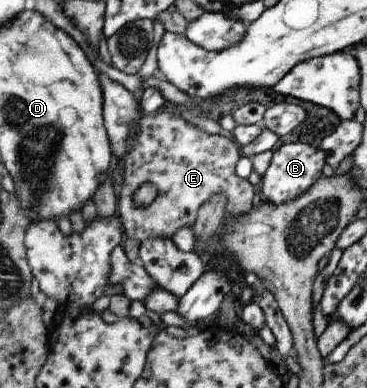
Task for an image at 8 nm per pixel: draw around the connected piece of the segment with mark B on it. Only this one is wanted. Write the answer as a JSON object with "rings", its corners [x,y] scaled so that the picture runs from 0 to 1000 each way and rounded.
{"rings":[[[820,366],[766,374],[760,384],[747,384],[738,425],[714,451],[711,497],[728,508],[725,518],[738,518],[747,528],[798,518],[877,454],[886,420],[886,389],[875,381]]]}

